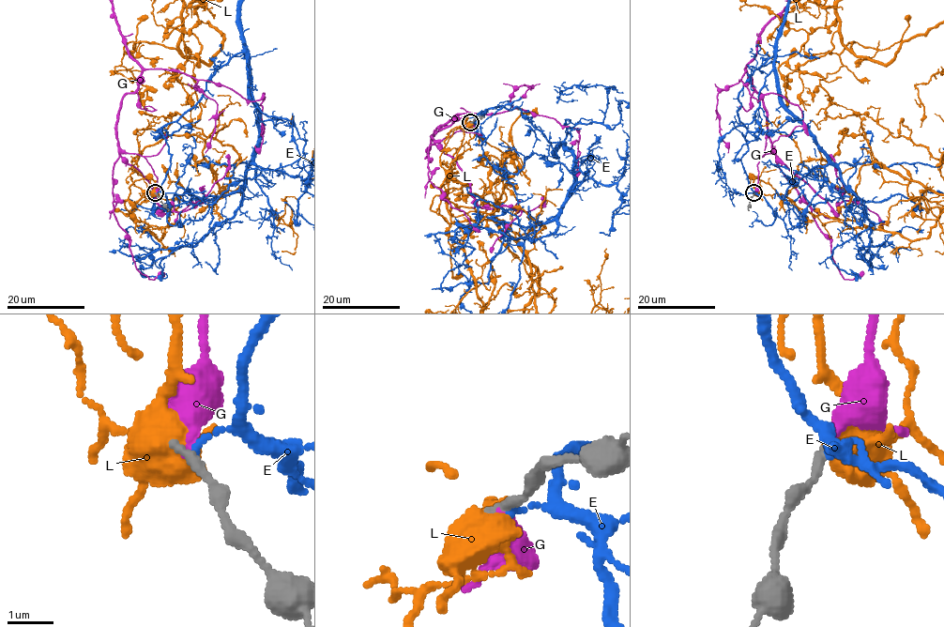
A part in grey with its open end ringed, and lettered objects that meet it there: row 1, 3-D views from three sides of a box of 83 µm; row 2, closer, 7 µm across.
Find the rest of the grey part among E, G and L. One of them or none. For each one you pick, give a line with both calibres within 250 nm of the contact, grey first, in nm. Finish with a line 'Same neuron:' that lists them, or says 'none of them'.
Same neuron: none of them

